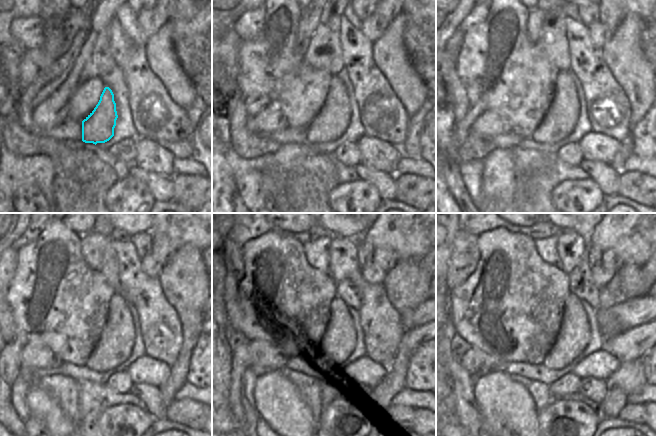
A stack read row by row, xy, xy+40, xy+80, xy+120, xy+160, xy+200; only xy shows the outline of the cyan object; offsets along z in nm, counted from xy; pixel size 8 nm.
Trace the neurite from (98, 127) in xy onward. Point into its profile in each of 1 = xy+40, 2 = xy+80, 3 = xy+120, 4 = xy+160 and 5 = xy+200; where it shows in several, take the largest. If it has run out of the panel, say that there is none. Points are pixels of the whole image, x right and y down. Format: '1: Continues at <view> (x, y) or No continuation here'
1: Continues at xy+40 (333, 119)
2: Continues at xy+80 (560, 119)
3: Continues at xy+120 (115, 344)
4: Continues at xy+160 (340, 344)
5: Continues at xy+200 (574, 334).

